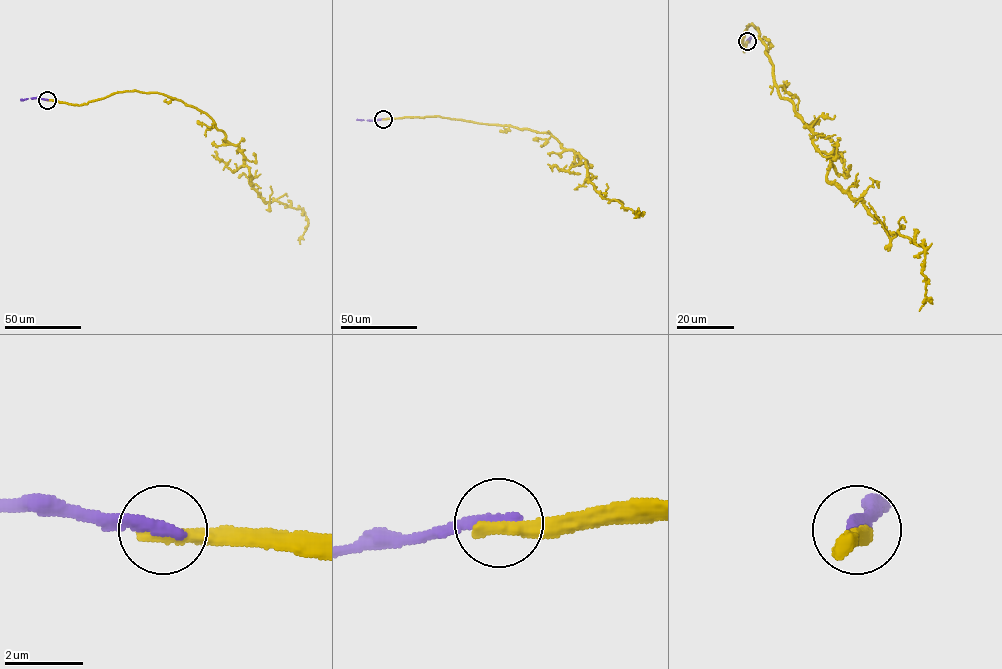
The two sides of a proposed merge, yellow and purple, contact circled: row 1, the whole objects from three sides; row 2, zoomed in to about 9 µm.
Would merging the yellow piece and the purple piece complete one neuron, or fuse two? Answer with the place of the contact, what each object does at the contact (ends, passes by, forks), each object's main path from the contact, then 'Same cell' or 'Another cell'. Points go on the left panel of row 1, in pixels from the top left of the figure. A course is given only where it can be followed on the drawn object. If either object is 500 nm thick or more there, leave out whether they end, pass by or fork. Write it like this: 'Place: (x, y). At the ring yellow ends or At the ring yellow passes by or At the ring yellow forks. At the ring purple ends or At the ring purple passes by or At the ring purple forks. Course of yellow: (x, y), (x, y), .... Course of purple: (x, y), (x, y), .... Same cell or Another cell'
Place: (47, 100). At the ring yellow ends. At the ring purple ends. Course of yellow: (47, 100), (83, 105), (135, 90), (205, 112), (238, 147), (261, 197), (305, 213), (300, 244). Course of purple: (47, 100), (20, 100). Another cell

